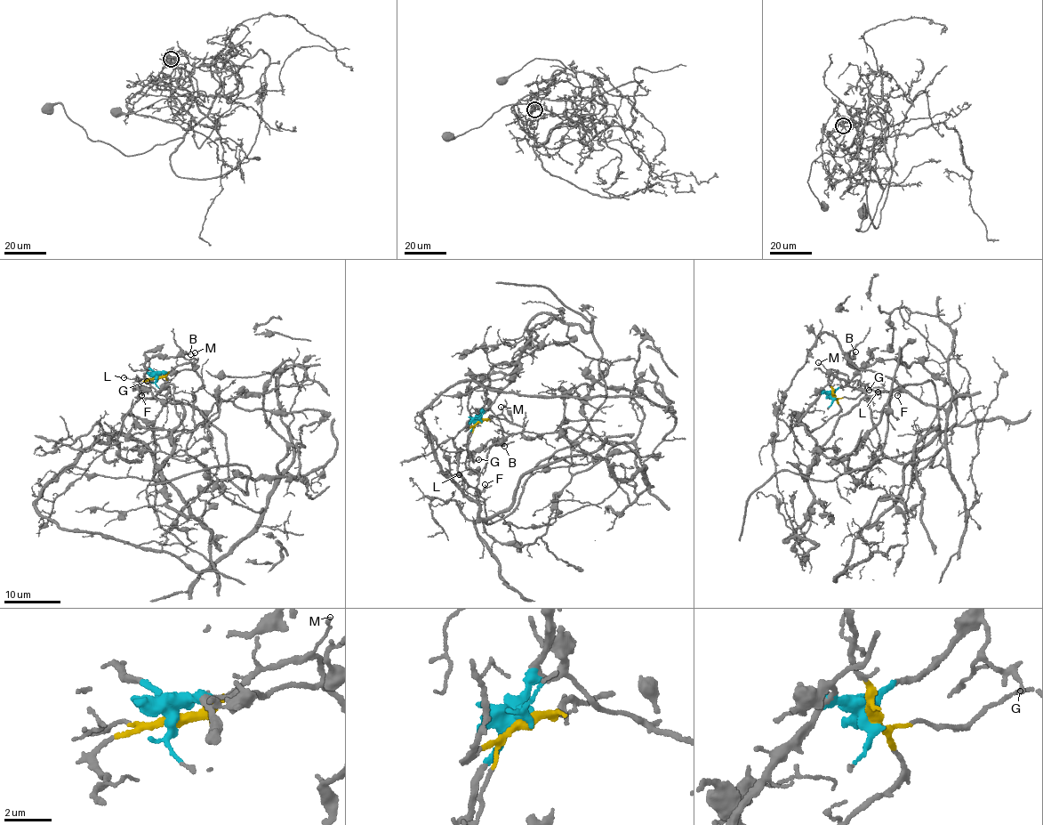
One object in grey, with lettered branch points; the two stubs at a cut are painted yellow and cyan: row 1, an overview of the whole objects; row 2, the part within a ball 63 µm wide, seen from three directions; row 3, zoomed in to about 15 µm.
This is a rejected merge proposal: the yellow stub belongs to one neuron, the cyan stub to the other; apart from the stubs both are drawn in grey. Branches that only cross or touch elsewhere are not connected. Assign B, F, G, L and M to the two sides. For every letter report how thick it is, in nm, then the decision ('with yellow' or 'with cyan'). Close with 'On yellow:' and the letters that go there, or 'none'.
B: 140 nm | with cyan
F: 130 nm | with yellow
G: 150 nm | with cyan
L: 110 nm | with yellow
M: 110 nm | with yellow
On yellow: F, L, M

